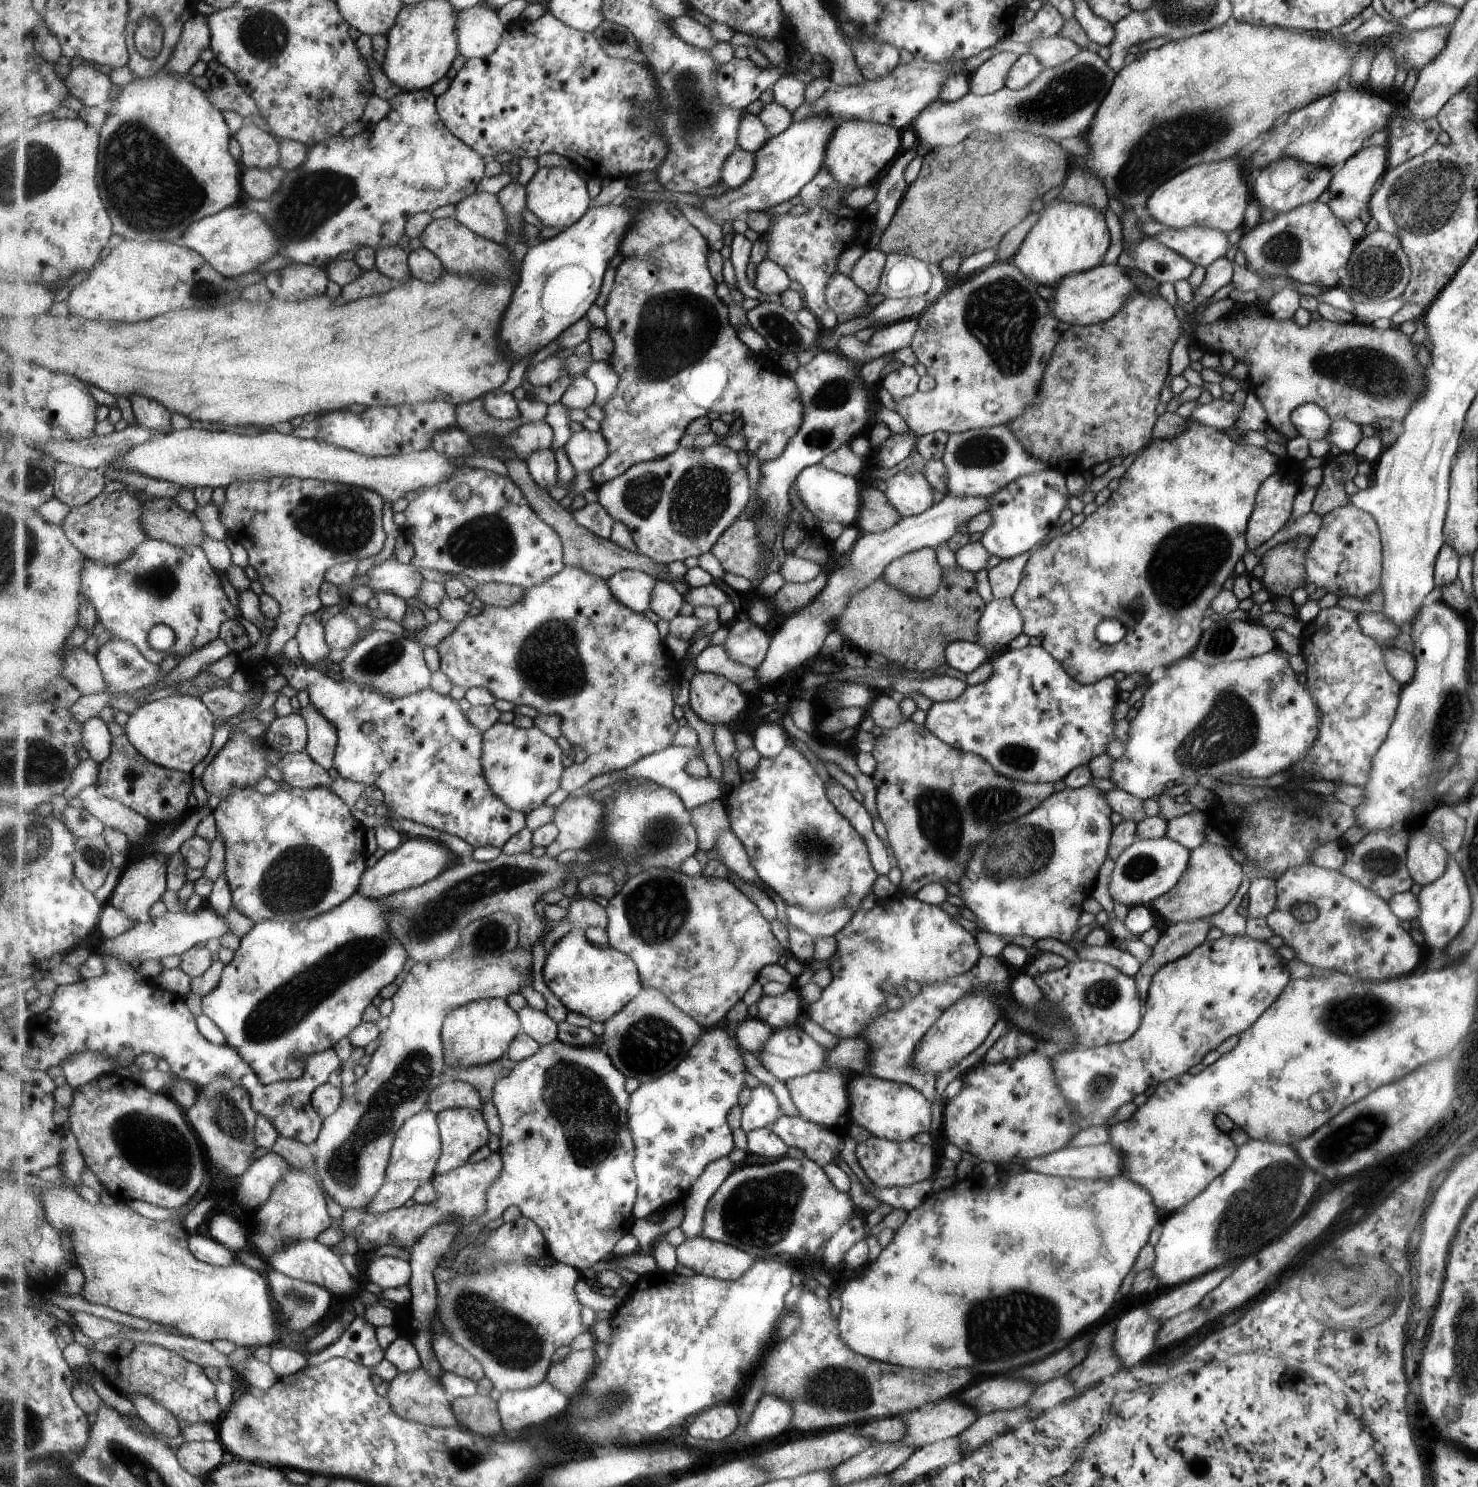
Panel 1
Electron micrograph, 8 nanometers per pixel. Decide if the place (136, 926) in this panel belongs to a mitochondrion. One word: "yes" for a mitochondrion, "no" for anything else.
no

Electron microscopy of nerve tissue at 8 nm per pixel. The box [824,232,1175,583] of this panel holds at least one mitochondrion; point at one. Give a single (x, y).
(1001, 315)

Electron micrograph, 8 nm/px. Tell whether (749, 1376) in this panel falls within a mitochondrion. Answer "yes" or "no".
no

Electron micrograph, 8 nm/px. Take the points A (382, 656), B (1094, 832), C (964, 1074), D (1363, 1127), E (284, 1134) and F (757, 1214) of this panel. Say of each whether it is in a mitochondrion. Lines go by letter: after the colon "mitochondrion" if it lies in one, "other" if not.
A: mitochondrion
B: other
C: other
D: mitochondrion
E: other
F: mitochondrion

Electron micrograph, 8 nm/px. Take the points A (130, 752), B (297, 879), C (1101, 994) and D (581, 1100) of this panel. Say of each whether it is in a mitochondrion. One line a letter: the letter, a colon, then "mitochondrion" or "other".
A: other
B: mitochondrion
C: mitochondrion
D: mitochondrion

